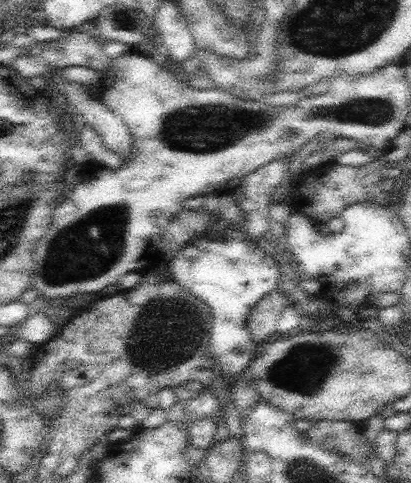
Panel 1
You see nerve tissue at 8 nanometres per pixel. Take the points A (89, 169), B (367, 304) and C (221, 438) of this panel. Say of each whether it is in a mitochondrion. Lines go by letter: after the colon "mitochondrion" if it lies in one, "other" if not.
A: other
B: other
C: other

